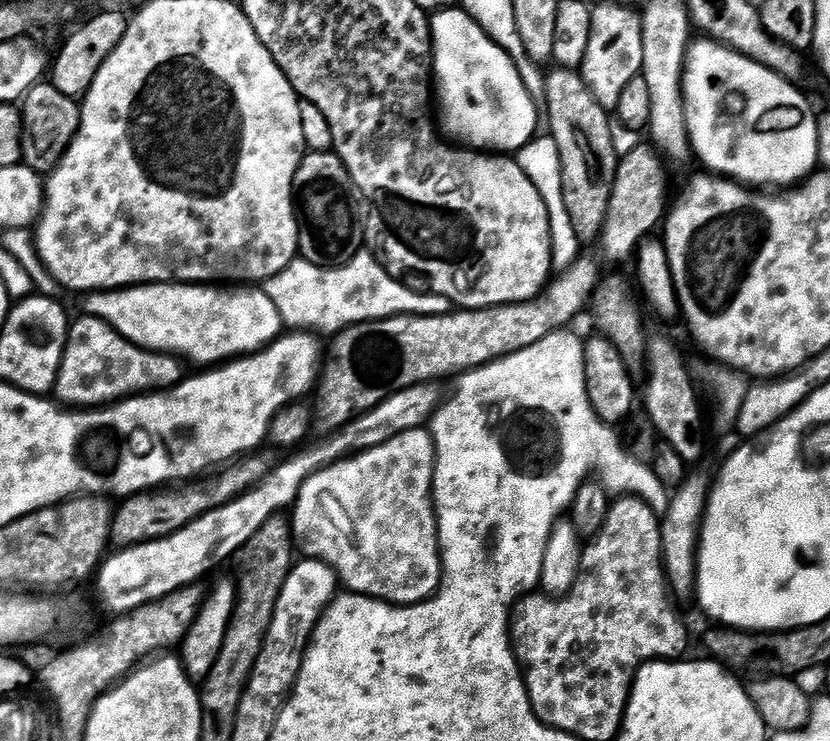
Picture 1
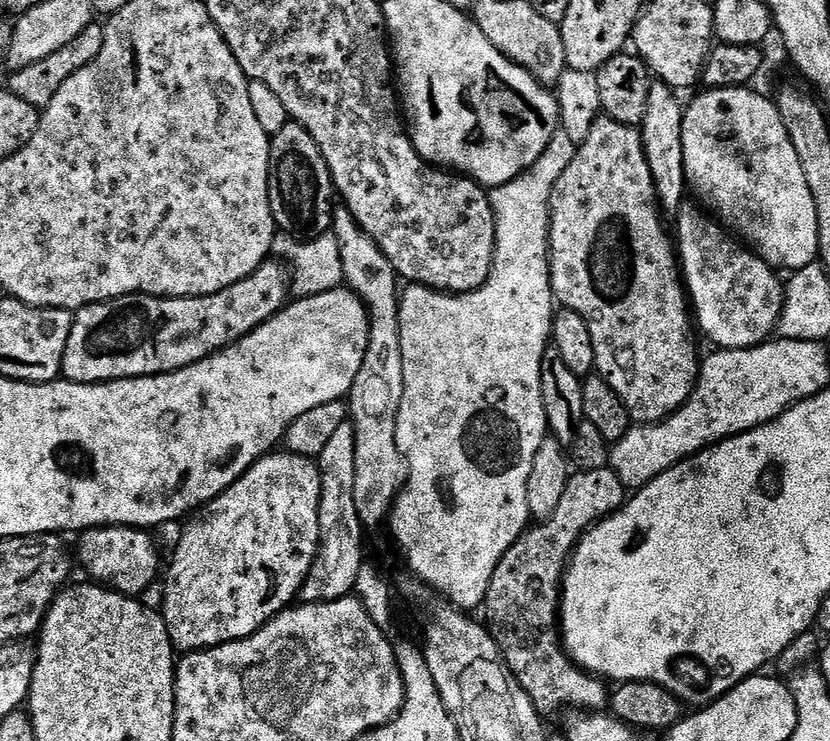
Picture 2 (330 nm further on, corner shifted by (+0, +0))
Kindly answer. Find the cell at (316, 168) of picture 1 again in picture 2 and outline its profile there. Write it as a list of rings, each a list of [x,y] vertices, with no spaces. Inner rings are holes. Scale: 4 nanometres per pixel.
[[[288,122],[271,137],[274,179],[272,189],[272,213],[277,229],[292,238],[315,240],[333,231],[338,211],[338,193],[332,171],[314,142],[314,138],[301,124]]]

